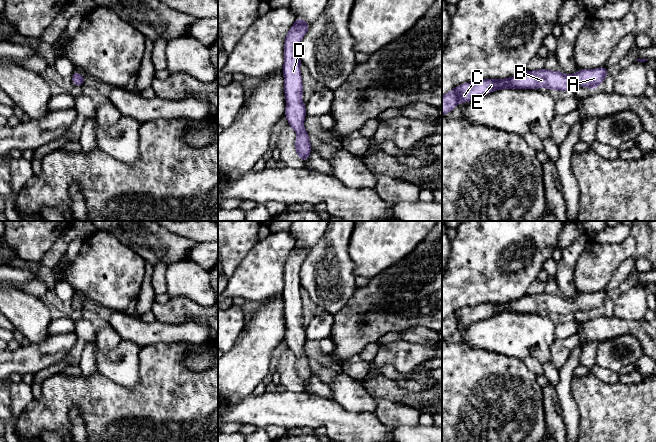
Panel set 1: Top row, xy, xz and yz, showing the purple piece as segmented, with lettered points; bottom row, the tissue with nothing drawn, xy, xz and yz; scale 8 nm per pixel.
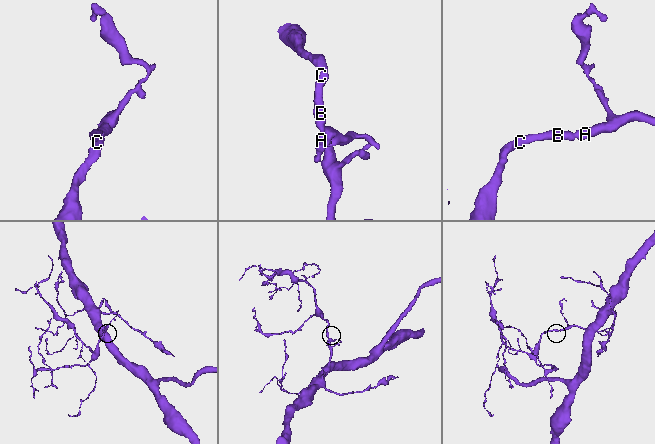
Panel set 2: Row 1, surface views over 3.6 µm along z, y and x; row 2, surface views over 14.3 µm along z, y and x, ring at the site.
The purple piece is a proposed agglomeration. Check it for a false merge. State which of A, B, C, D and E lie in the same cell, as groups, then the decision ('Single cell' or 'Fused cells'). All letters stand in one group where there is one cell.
Groups: A B C D E. Single cell

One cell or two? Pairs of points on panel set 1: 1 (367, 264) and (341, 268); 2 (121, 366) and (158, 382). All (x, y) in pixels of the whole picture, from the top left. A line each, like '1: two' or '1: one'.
1: two
2: two

